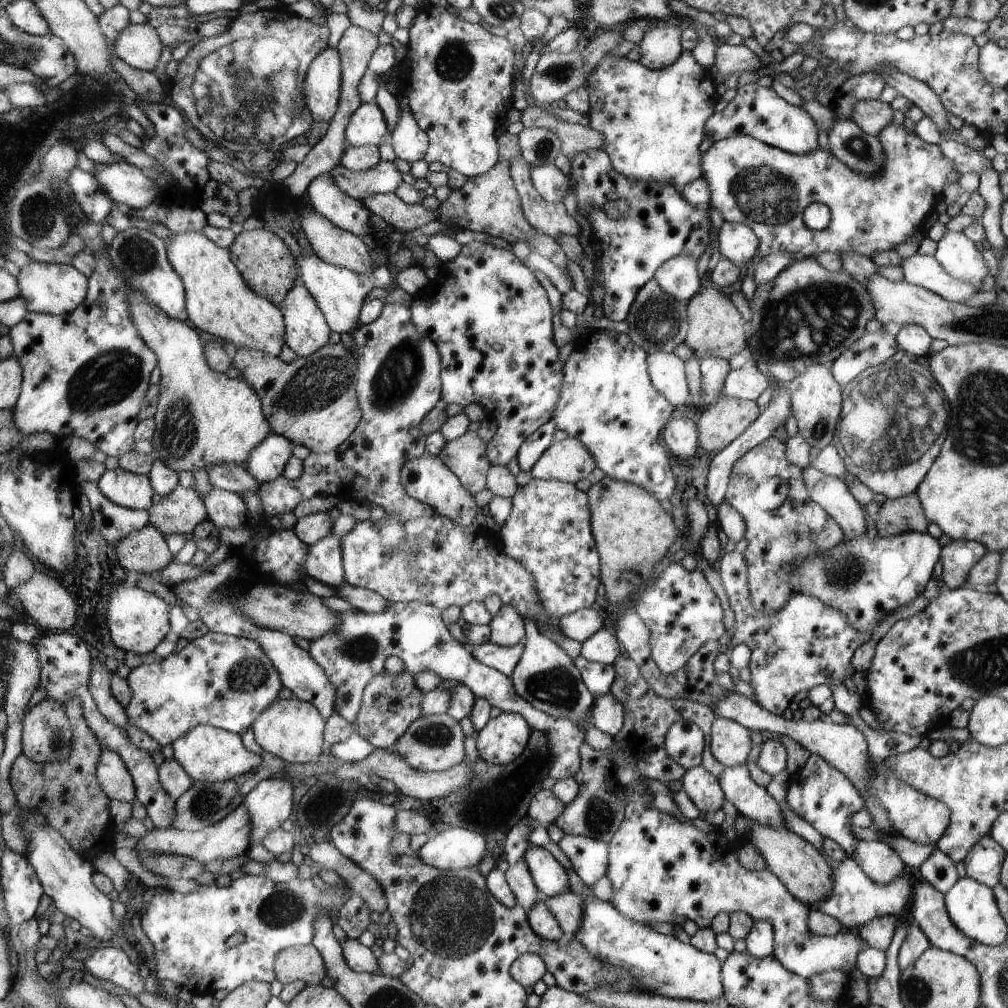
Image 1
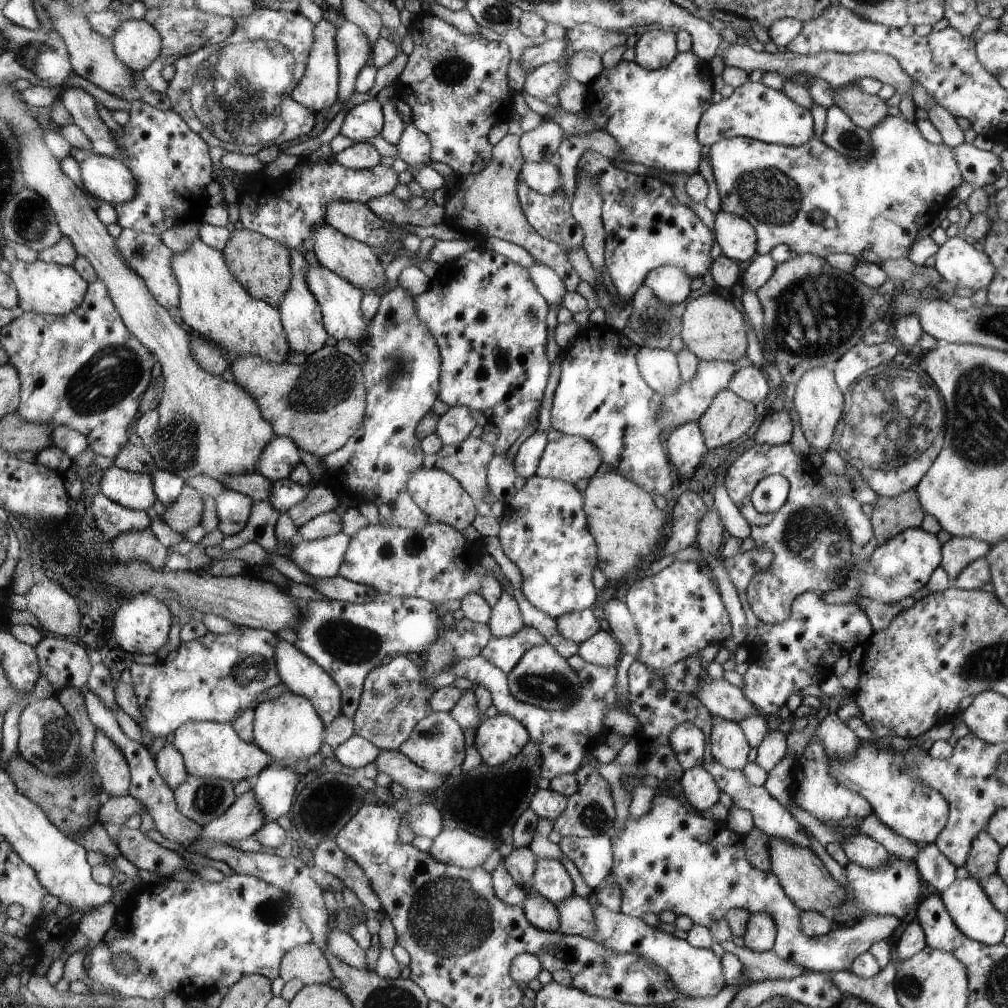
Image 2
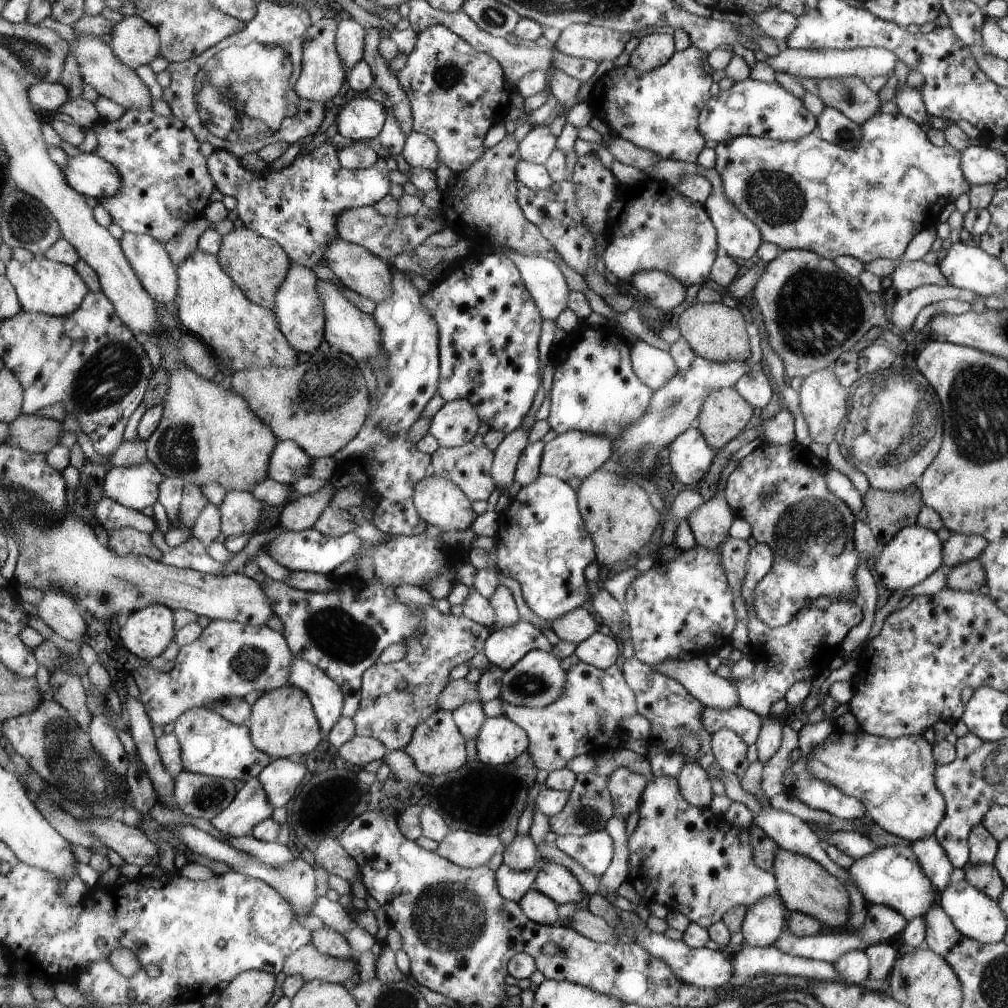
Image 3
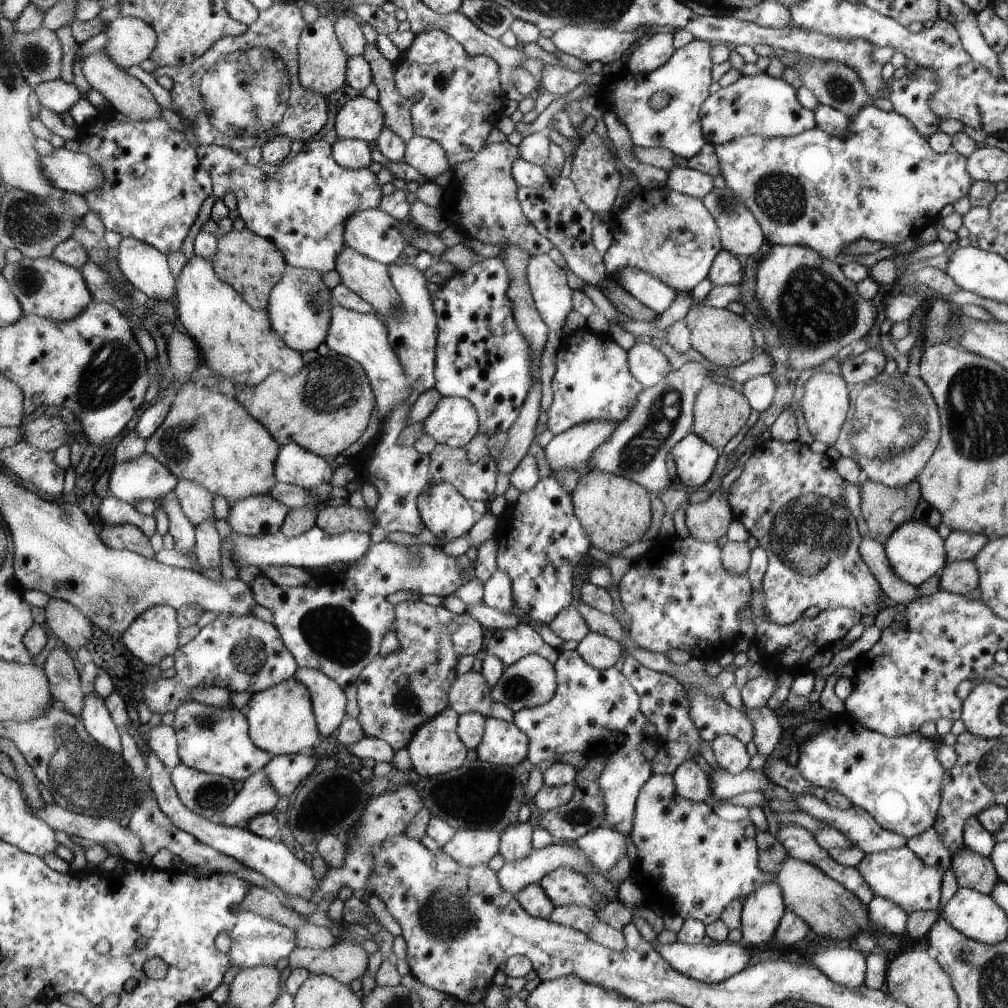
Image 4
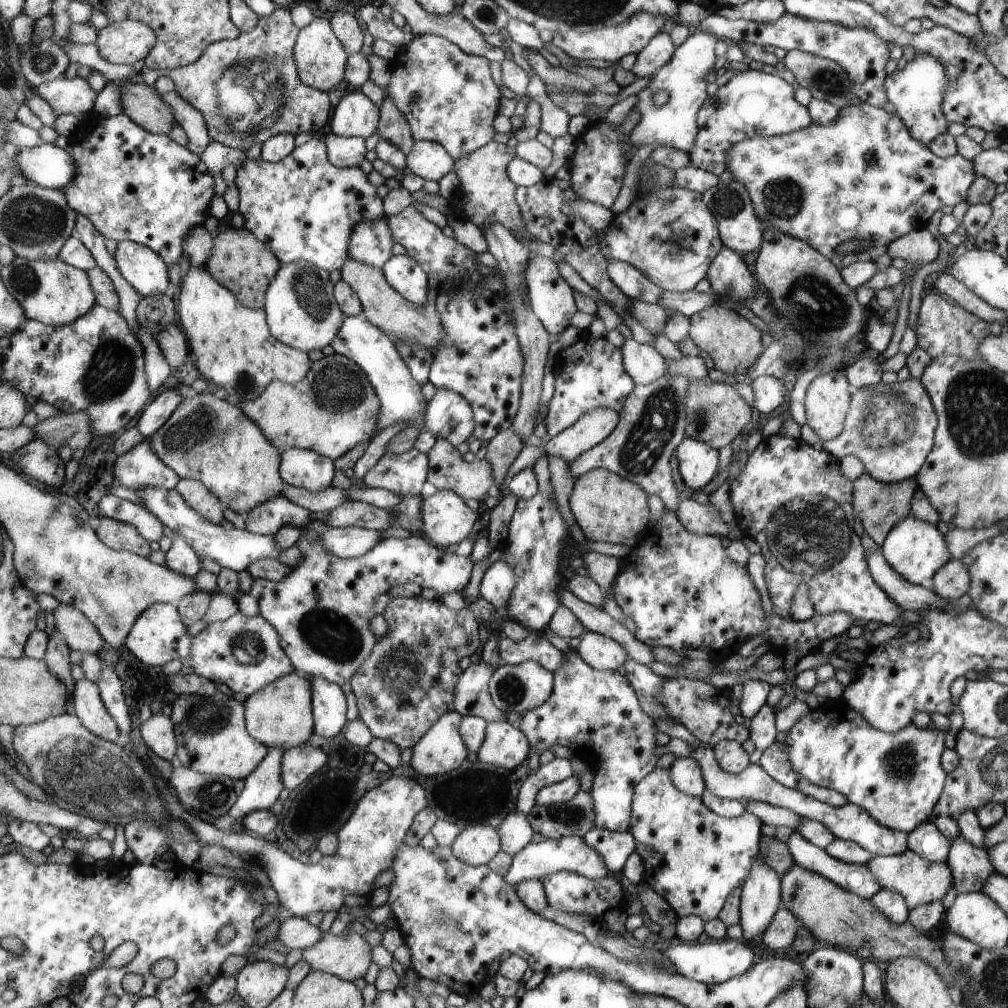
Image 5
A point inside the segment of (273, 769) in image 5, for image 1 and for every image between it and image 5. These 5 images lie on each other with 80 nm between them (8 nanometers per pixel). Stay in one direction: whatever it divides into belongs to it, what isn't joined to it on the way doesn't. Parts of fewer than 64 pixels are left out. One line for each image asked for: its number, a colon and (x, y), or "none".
1: (228, 839)
2: (243, 819)
3: (250, 806)
4: (257, 797)

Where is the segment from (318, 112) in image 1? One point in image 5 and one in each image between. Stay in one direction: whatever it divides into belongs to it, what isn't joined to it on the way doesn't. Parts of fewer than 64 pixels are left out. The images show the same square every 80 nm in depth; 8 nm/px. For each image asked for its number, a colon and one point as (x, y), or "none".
2: (319, 88)
3: (322, 77)
4: (322, 63)
5: (321, 59)

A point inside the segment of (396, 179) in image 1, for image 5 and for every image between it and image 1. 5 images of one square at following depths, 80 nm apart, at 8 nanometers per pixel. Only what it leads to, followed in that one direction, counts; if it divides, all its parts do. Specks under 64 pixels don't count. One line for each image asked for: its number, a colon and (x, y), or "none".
2: (289, 210)
3: (297, 207)
4: (302, 204)
5: (304, 207)

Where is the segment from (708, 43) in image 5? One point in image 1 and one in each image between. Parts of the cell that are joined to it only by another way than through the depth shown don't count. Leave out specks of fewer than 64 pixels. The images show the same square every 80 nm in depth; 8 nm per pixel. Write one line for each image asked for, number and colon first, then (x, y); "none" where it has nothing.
1: (653, 121)
2: (654, 115)
3: (660, 110)
4: (677, 127)

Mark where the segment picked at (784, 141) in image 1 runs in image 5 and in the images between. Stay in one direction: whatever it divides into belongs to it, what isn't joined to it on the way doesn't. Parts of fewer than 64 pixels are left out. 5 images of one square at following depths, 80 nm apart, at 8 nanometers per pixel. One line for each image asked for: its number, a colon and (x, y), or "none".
2: (754, 111)
3: (750, 108)
4: (763, 105)
5: (751, 103)

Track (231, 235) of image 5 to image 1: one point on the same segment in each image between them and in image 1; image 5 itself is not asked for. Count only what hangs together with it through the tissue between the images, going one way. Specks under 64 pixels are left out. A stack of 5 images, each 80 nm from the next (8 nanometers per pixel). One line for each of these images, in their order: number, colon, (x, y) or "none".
1: (266, 262)
2: (263, 266)
3: (259, 266)
4: (253, 265)

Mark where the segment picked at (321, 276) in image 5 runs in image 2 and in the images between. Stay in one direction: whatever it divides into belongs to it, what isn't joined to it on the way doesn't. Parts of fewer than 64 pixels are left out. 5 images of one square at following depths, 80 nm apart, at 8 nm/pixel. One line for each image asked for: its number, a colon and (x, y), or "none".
2: (302, 317)
3: (299, 308)
4: (300, 305)

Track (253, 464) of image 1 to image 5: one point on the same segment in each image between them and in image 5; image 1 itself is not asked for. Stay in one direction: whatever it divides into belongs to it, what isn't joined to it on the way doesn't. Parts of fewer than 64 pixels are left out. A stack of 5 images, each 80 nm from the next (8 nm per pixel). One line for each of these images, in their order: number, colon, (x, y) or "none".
2: (277, 461)
3: (289, 462)
4: (295, 465)
5: (302, 468)

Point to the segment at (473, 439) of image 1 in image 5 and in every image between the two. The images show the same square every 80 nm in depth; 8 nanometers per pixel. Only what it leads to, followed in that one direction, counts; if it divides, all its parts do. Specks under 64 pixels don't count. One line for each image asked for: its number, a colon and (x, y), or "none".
2: (468, 461)
3: (469, 466)
4: (477, 481)
5: (448, 471)

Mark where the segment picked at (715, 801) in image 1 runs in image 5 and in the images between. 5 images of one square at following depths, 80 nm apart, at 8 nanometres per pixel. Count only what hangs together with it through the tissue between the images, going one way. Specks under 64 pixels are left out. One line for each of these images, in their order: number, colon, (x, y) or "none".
2: (700, 789)
3: (695, 785)
4: (691, 781)
5: (685, 772)

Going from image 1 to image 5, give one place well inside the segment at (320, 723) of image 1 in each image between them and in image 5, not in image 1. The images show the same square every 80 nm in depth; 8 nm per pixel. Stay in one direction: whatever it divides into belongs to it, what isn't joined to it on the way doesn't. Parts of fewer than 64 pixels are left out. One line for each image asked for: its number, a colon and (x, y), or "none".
2: (288, 727)
3: (283, 724)
4: (281, 720)
5: (279, 715)

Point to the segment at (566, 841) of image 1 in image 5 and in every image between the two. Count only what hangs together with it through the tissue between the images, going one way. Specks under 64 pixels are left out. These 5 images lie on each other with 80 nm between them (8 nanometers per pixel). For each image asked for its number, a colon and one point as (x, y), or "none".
2: (594, 856)
3: (595, 852)
4: (604, 846)
5: (614, 848)

